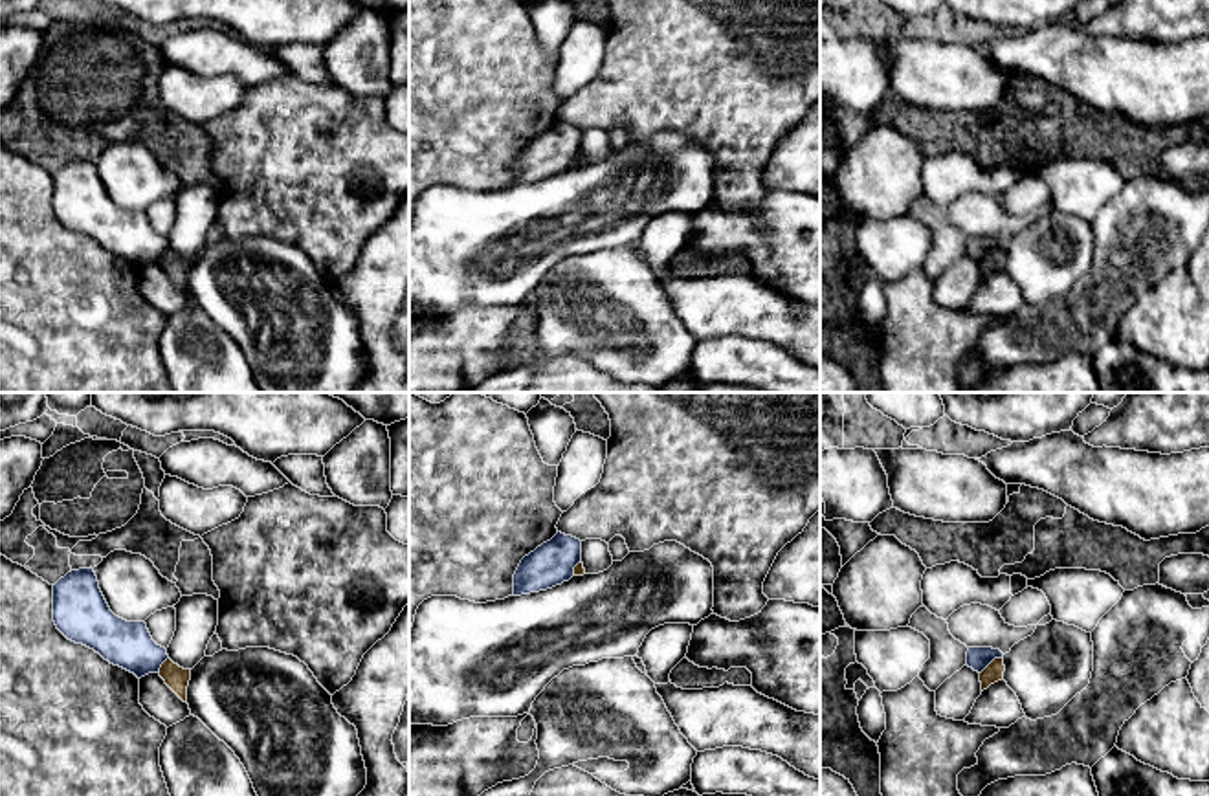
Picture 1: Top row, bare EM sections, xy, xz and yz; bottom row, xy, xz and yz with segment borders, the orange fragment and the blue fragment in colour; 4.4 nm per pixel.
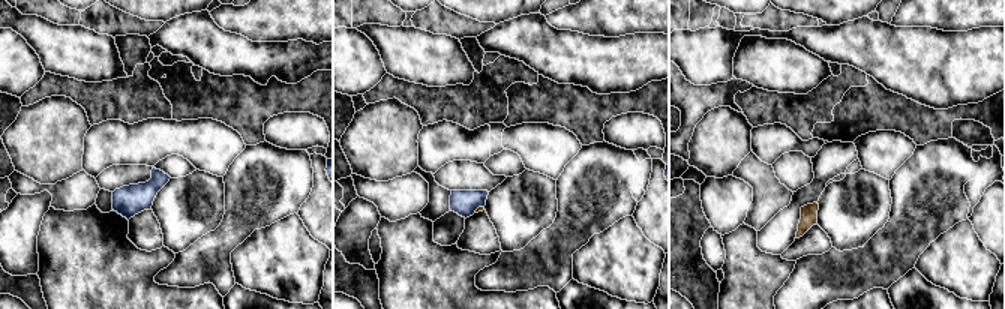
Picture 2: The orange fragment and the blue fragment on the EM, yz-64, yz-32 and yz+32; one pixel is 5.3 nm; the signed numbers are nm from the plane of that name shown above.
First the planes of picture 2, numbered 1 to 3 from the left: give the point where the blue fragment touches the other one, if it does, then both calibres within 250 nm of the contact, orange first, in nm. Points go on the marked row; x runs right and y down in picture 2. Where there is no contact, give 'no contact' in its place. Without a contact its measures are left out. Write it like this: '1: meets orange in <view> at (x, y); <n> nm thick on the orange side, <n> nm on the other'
1: no contact
2: meets orange in yz-32 at (479, 207); 30 nm thick on the orange side, 140 nm on the other
3: no contact

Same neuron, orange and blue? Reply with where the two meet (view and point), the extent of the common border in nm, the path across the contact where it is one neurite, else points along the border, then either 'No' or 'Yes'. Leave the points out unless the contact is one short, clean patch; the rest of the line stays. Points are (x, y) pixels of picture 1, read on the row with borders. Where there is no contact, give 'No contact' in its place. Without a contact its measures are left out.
Touches orange at yz (991, 663). Shared border 130 nm. Boundary: yz (1002, 657), (997, 657), (980, 674). No

